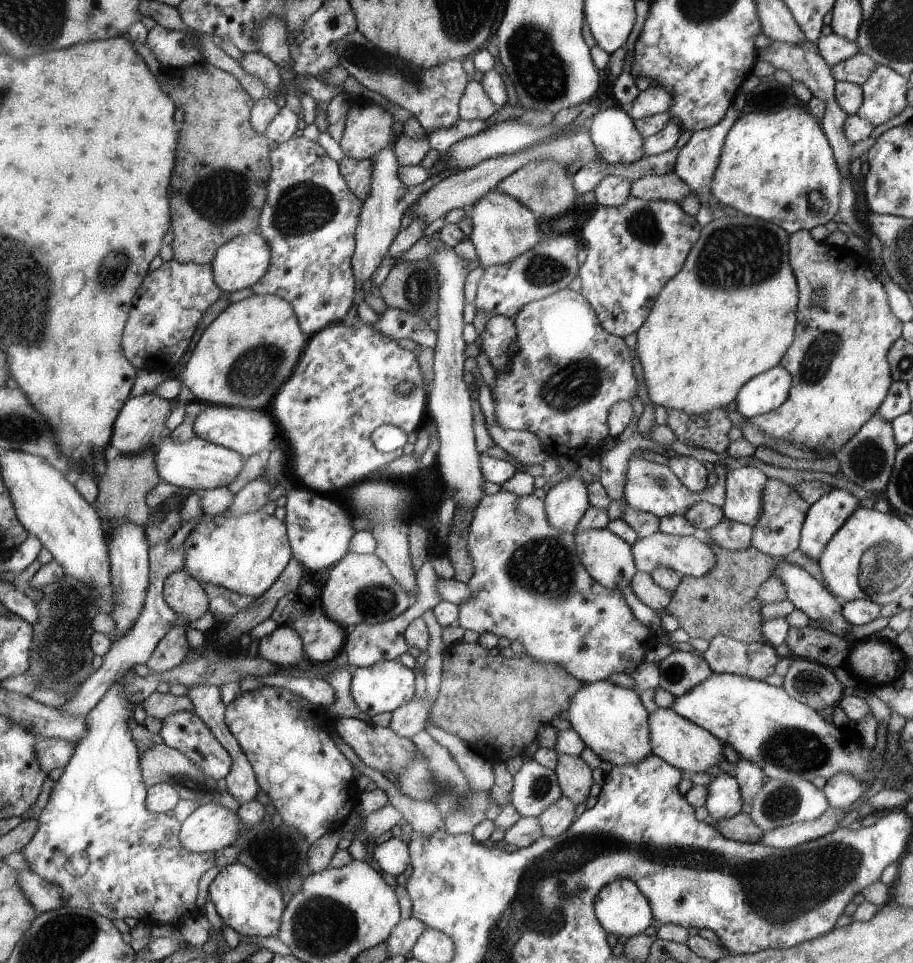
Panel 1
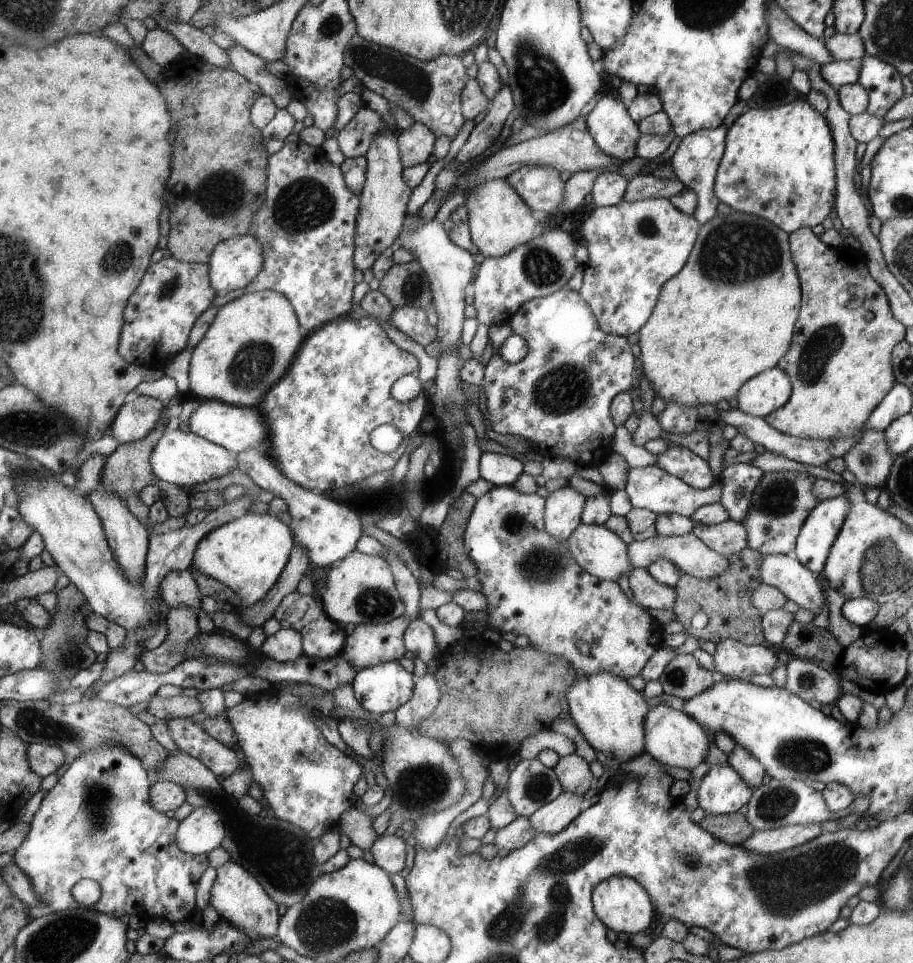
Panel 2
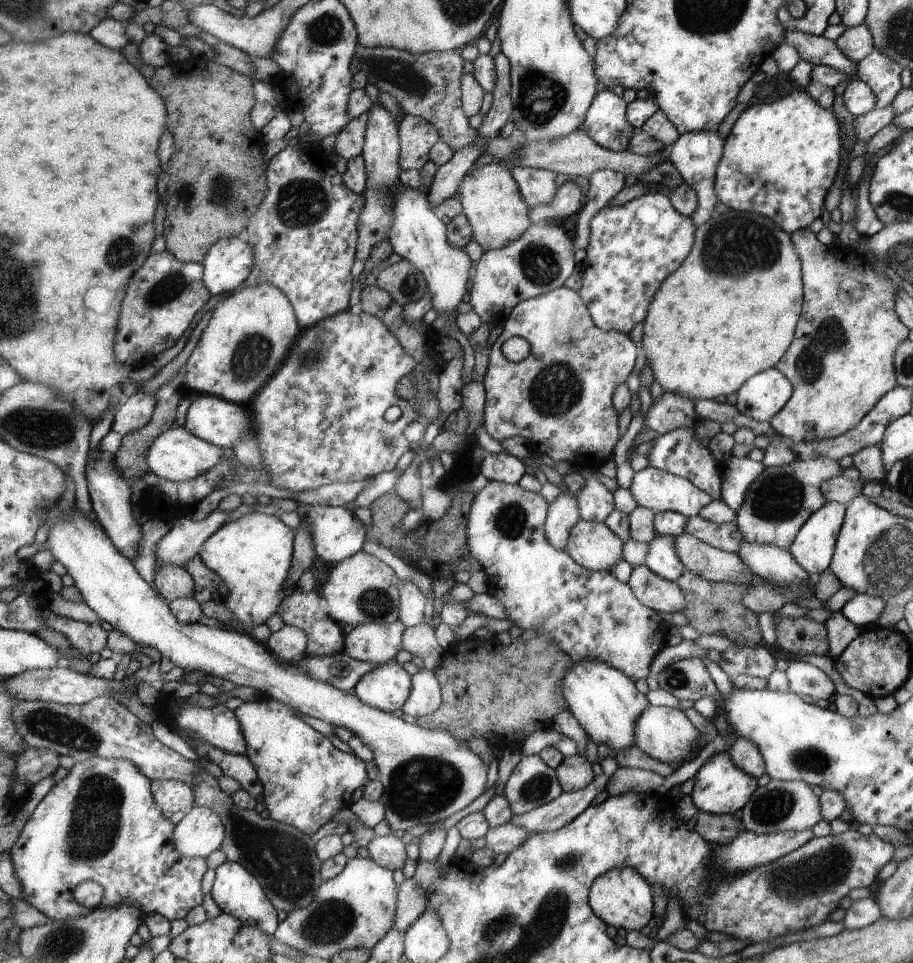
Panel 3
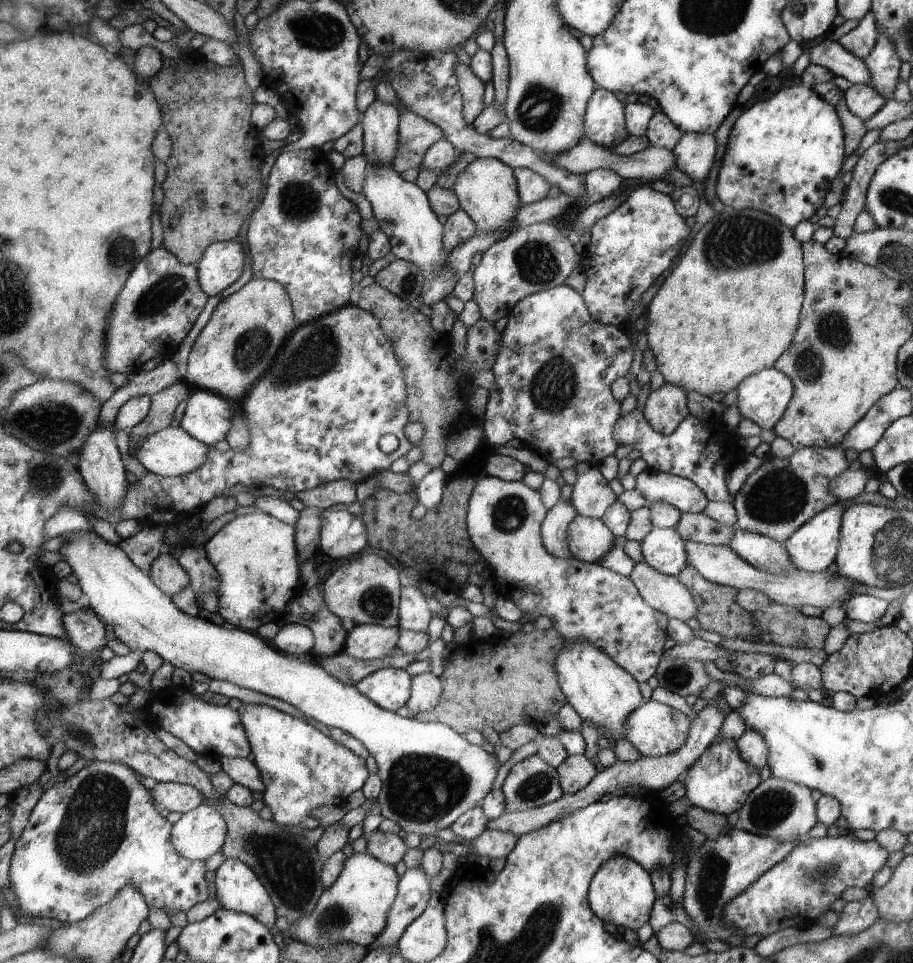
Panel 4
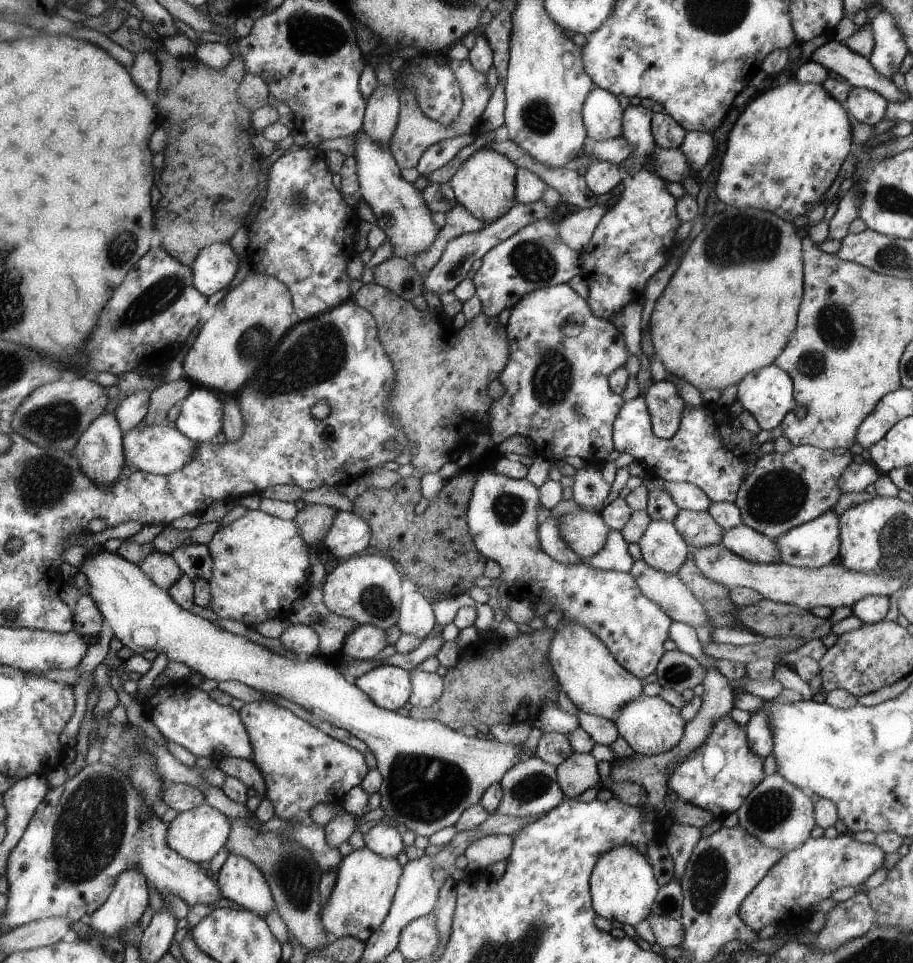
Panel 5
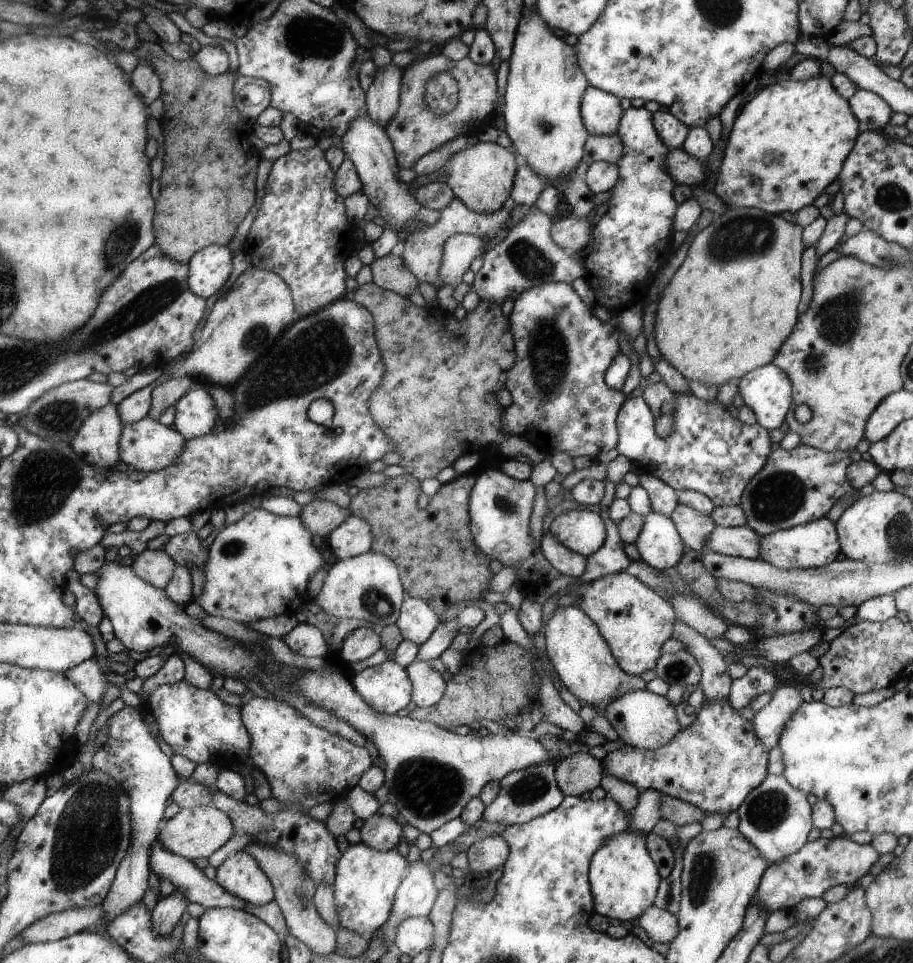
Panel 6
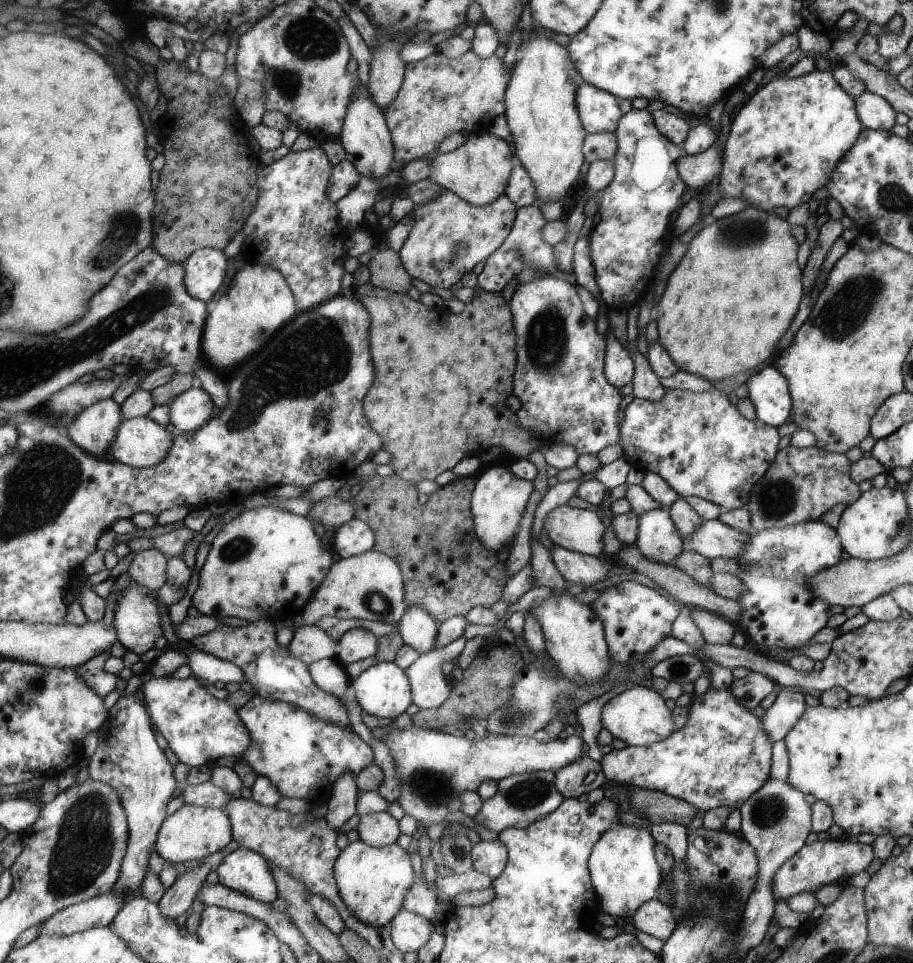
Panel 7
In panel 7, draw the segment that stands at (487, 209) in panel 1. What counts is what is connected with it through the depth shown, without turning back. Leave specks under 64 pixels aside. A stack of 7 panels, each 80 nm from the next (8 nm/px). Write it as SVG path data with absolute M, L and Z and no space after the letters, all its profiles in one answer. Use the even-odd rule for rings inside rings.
M469 133L467 140L451 152L429 159L429 180L446 191L453 192L474 206L485 206L504 195L510 181L512 150L509 142L490 133Z

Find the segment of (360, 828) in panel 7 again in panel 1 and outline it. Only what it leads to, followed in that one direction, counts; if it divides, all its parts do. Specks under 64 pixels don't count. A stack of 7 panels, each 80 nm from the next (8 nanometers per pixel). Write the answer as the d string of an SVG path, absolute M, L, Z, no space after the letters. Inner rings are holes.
M393 837L374 848L371 856L377 862L381 872L387 872L395 878L402 874L410 863L408 845Z

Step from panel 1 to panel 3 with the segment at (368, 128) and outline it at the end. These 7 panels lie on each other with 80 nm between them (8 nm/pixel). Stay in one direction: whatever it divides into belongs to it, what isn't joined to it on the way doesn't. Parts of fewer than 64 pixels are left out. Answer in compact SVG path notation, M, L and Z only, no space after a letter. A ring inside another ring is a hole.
M365 111L350 119L342 130L335 135L333 152L346 161L361 155L369 118L368 111Z

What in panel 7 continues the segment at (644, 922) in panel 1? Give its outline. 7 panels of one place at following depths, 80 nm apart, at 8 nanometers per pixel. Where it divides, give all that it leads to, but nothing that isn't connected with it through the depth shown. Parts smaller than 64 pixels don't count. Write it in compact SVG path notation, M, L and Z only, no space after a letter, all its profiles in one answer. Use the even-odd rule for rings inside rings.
M615 821L599 836L590 853L587 869L598 897L599 910L615 919L620 917L629 921L647 900L655 896L655 890L661 884L661 870L653 856L653 838L649 836L649 829Z

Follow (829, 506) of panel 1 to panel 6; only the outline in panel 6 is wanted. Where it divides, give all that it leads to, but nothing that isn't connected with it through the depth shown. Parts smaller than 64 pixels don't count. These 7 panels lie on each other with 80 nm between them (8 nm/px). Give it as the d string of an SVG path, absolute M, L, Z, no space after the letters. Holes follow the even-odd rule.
M823 517L760 536L757 559L781 570L807 570L826 567L835 561L840 551L841 542L838 541L837 526L829 518Z

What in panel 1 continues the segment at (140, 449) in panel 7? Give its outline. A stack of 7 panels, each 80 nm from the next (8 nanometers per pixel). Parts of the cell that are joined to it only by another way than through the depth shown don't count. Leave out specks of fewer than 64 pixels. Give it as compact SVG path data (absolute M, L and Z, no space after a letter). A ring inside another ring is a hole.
M171 435L166 436L158 446L155 458L164 482L175 484L183 490L189 489L201 493L231 486L241 474L247 459L244 454L205 440L199 435L185 442L176 441Z

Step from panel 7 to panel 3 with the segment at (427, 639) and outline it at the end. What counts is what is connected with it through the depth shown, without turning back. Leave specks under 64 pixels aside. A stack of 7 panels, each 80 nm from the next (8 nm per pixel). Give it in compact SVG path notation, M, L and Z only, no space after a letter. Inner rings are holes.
M408 580L400 582L398 620L406 628L425 623L426 598Z

